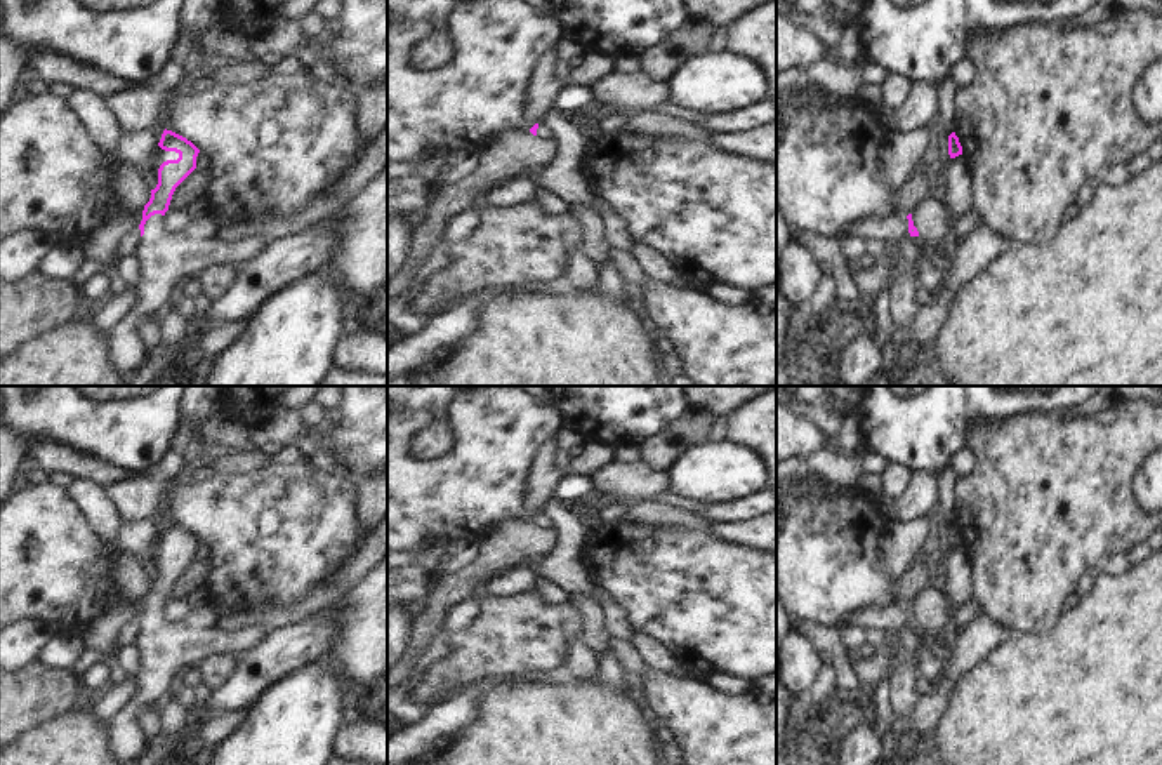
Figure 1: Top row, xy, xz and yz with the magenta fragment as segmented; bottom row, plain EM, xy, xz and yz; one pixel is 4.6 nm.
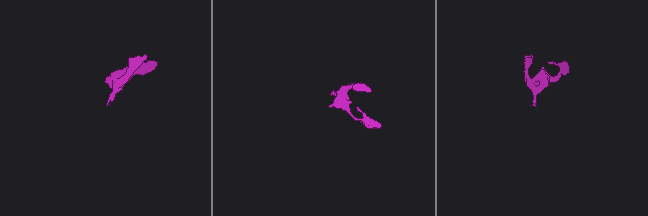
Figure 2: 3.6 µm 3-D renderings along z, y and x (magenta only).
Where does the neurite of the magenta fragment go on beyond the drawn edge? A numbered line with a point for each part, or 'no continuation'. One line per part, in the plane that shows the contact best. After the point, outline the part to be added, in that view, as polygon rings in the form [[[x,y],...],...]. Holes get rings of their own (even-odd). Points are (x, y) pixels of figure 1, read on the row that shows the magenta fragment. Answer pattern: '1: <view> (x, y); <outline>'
1: xy (165, 254); [[[162,214],[146,221],[137,247],[139,301],[134,311],[108,332],[111,362],[122,376],[129,377],[148,358],[149,353],[137,334],[139,325],[160,308],[170,306],[168,296],[181,276],[195,276],[205,266],[222,261],[245,266],[269,245],[261,235],[228,242],[221,236],[219,226],[214,214],[196,219],[184,231],[172,230]]]

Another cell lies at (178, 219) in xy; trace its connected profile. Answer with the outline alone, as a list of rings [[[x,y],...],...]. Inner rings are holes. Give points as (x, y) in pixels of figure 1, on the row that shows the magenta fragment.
[[[167,210],[165,219],[175,231],[188,230],[196,219],[188,210]]]

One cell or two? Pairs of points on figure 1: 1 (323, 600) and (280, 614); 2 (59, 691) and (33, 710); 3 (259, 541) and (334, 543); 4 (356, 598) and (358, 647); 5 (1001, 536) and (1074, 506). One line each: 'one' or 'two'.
1: one
2: one
3: one
4: one
5: one

